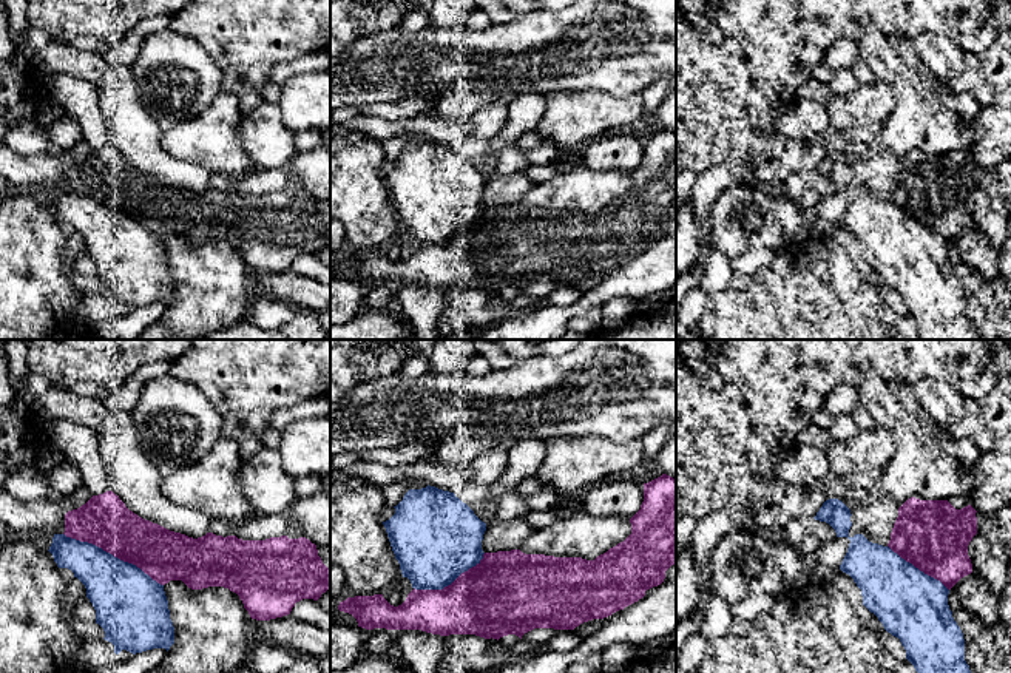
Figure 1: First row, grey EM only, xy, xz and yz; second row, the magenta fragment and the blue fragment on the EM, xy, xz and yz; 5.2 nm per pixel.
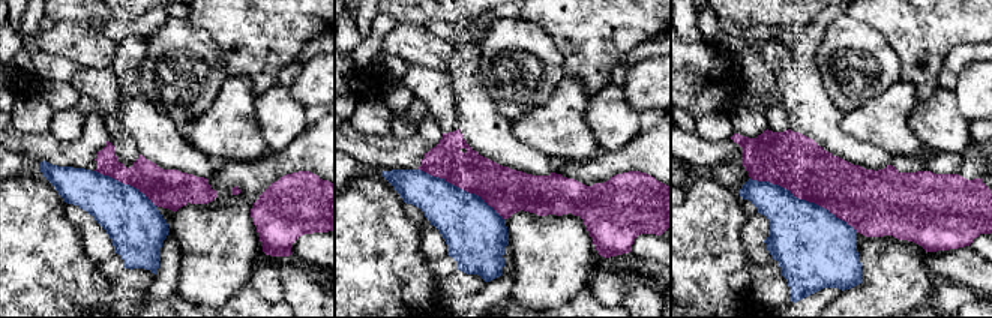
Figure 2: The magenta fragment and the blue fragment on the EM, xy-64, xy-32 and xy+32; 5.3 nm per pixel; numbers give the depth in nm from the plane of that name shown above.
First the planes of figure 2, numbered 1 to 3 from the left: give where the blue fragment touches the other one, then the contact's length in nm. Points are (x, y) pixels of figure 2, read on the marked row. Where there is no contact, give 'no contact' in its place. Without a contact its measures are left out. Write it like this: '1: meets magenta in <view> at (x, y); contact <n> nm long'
1: meets magenta in xy-64 at (125, 183); contact 380 nm long
2: meets magenta in xy-32 at (462, 188); contact 550 nm long
3: meets magenta in xy+32 at (803, 198); contact 650 nm long

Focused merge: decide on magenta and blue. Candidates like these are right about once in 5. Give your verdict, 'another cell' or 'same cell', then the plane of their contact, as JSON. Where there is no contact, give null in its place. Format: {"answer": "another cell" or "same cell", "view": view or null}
{"answer": "another cell", "view": "xy"}

